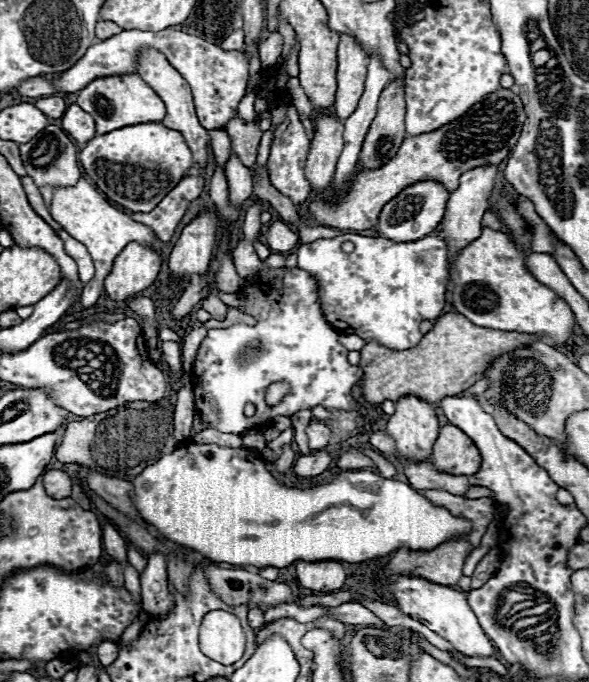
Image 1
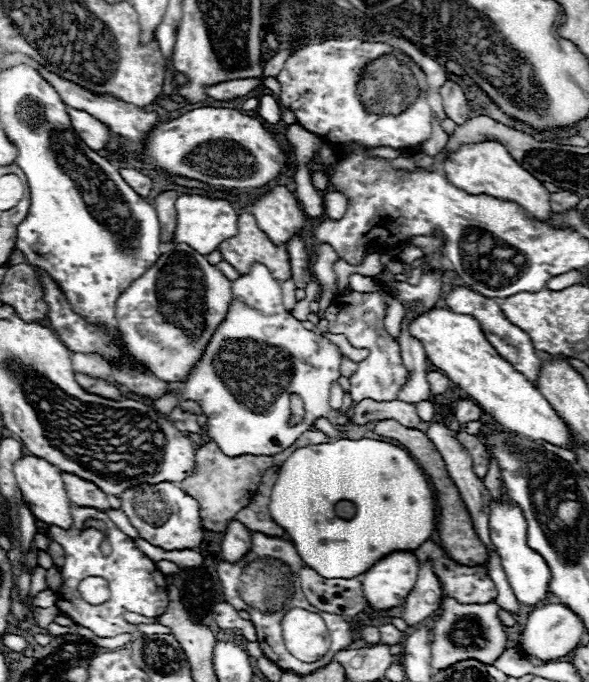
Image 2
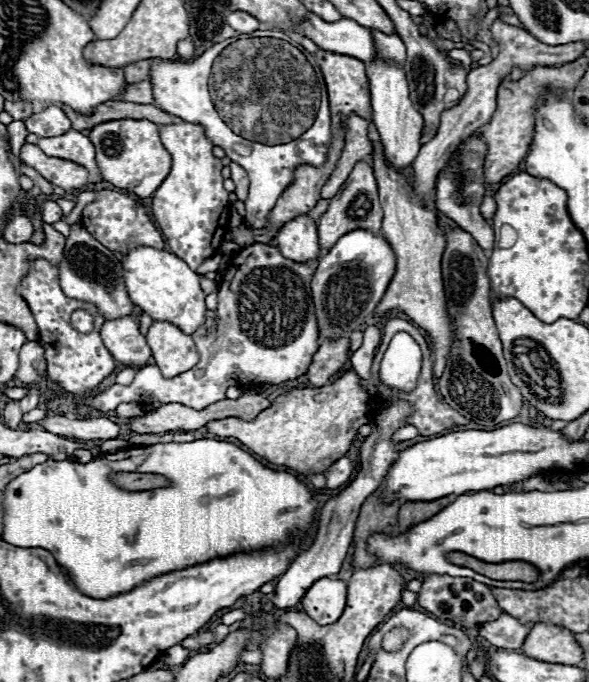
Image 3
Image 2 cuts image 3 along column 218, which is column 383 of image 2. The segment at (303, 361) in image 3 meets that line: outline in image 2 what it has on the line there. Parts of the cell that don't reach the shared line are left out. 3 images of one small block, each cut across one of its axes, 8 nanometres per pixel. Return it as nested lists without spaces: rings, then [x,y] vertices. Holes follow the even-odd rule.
[[[346,290],[338,294],[326,308],[328,330],[332,334],[344,334],[352,346],[368,348],[370,352],[370,356],[358,362],[358,370],[350,376],[350,396],[354,402],[360,402],[366,398],[388,402],[398,396],[398,390],[408,382],[408,376],[410,376],[398,352],[398,342],[386,332],[386,326],[384,326],[384,318],[388,314],[388,306],[386,306],[388,296],[392,294],[386,290],[382,292]]]

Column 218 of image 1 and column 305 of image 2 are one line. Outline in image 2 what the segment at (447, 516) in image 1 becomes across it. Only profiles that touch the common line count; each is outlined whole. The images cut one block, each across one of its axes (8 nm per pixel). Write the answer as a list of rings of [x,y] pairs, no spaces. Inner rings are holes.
[[[342,438],[292,452],[278,470],[278,480],[272,488],[270,514],[278,526],[288,530],[288,536],[306,566],[324,578],[354,578],[370,570],[394,550],[416,550],[432,536],[436,524],[434,496],[422,468],[404,448],[372,438]],[[338,500],[350,500],[356,504],[356,516],[352,520],[336,518],[334,504]]]

